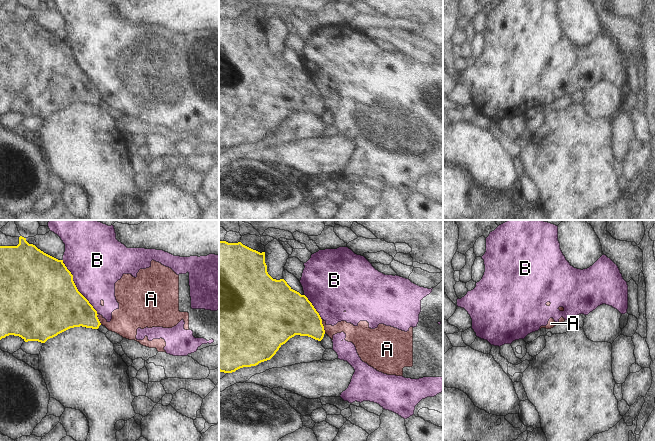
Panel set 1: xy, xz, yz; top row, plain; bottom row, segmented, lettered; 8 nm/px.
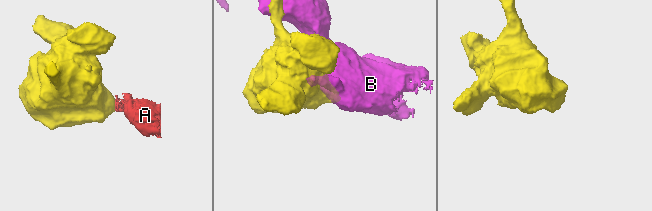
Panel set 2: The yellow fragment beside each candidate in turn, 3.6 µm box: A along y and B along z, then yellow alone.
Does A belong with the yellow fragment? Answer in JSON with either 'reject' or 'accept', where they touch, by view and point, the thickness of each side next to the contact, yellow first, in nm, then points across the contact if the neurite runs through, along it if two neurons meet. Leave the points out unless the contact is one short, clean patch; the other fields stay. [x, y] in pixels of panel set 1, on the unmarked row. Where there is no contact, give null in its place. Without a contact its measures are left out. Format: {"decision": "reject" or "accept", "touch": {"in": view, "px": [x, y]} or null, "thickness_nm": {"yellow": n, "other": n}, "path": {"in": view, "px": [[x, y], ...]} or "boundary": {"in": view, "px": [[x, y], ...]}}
{"decision": "reject", "touch": {"in": "xz", "px": [323, 102]}, "thickness_nm": {"yellow": 320, "other": 130}, "boundary": {"in": "xz", "px": [[321, 95], [325, 108]]}}

